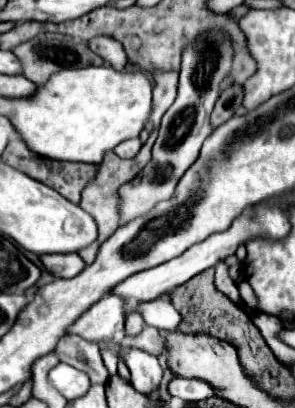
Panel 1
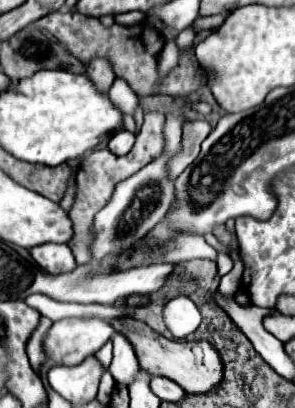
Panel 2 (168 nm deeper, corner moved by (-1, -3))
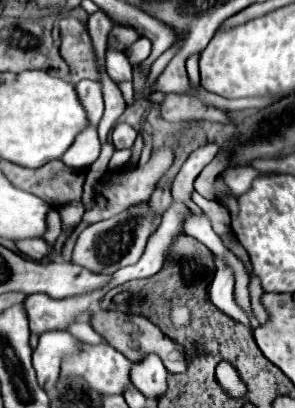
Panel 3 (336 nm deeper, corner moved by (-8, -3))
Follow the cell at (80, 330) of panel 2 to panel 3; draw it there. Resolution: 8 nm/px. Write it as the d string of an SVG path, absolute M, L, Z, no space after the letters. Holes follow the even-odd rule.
M46 331L44 335L40 335L38 347L32 353L32 365L36 371L36 379L40 387L44 387L44 391L54 387L62 357L78 353L78 345L80 341L68 331Z

